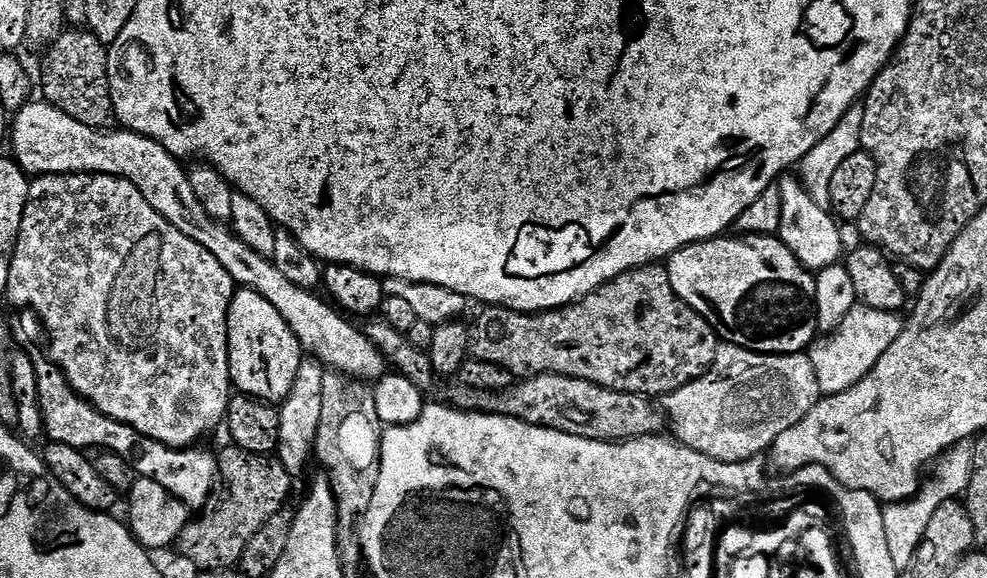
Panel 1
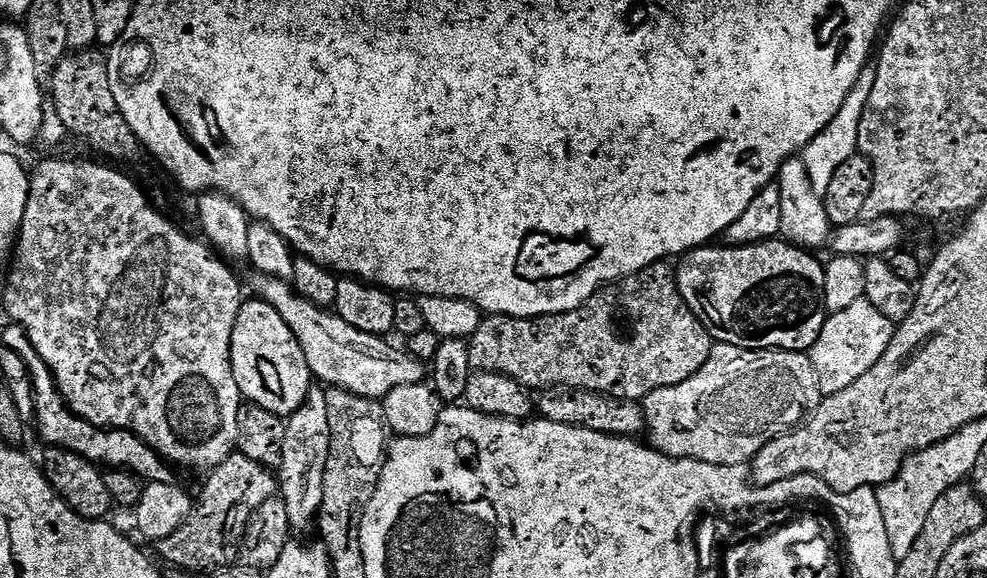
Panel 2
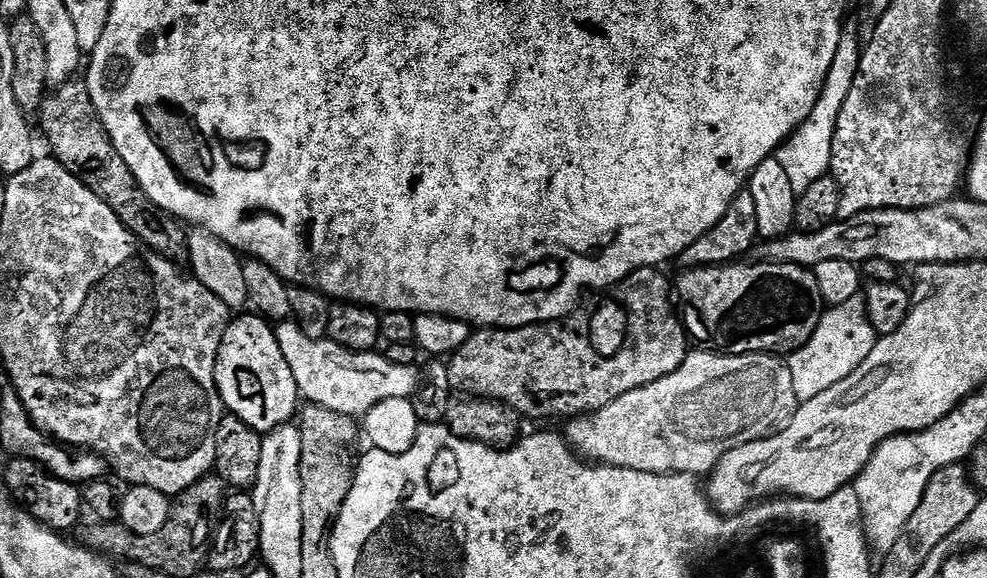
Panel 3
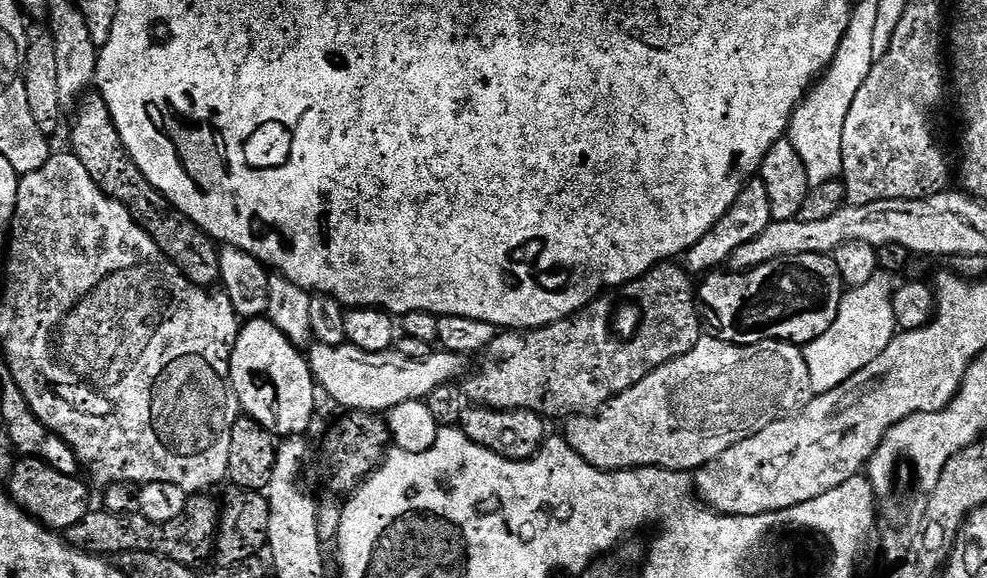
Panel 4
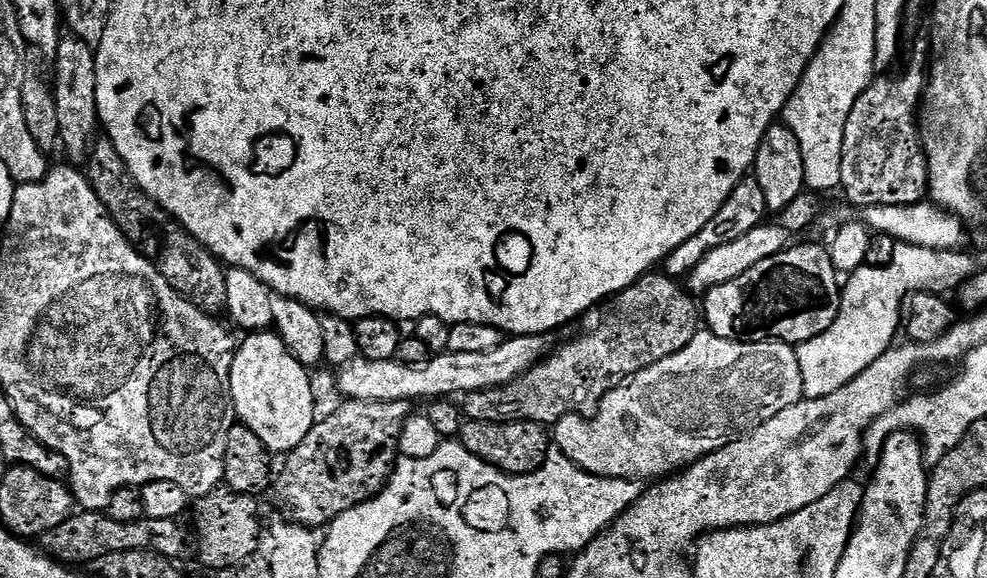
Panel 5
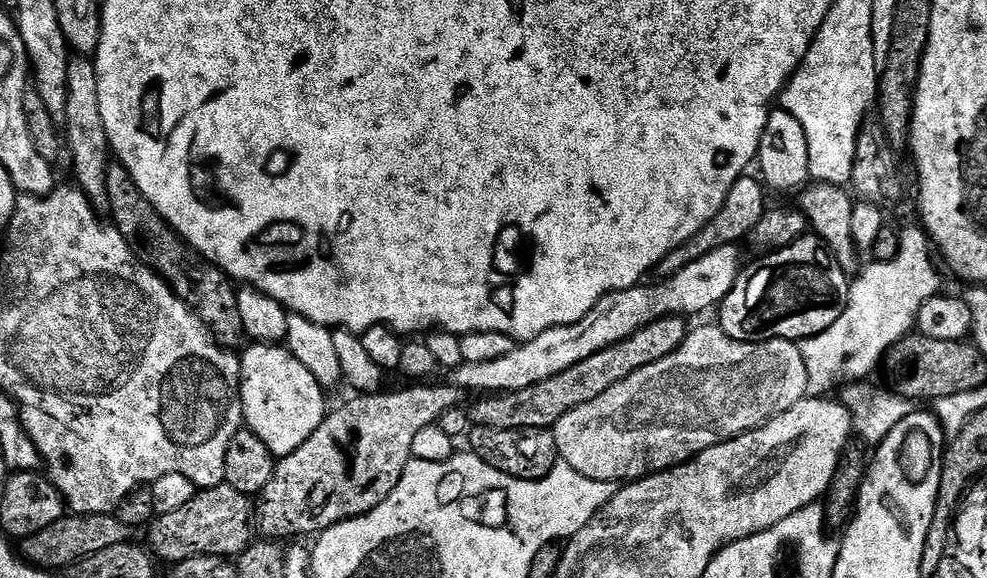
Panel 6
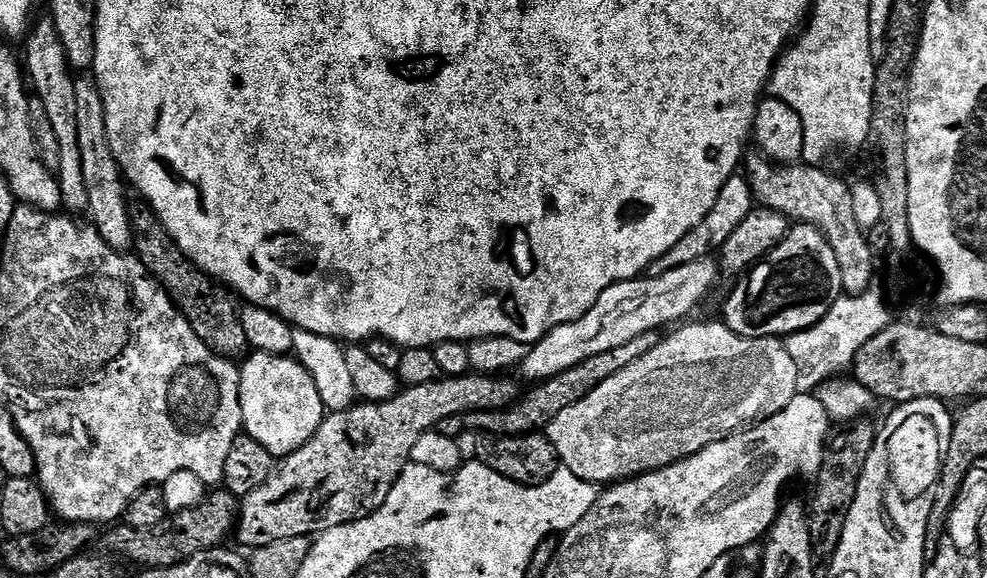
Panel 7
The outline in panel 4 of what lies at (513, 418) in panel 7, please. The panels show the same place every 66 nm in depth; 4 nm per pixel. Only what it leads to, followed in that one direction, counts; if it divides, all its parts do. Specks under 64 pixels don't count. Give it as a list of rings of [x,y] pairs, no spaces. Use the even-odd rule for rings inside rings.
[[[665,262],[656,265],[656,267],[650,269],[649,272],[644,272],[638,279],[632,280],[628,284],[622,284],[615,290],[605,291],[603,294],[597,296],[592,303],[581,308],[574,316],[568,316],[564,320],[559,320],[553,324],[547,324],[541,328],[501,331],[499,335],[497,335],[496,341],[486,350],[488,362],[484,363],[476,373],[473,371],[471,375],[463,381],[463,386],[466,390],[466,398],[477,408],[493,408],[494,410],[530,410],[545,418],[551,418],[551,416],[571,418],[573,416],[590,416],[599,413],[600,409],[603,408],[605,404],[611,402],[615,396],[622,395],[626,390],[630,390],[638,382],[642,382],[642,378],[646,378],[654,370],[658,370],[664,364],[669,364],[671,360],[676,360],[680,356],[685,356],[690,349],[697,347],[697,345],[701,343],[699,341],[701,309],[698,307],[698,292],[694,287],[694,284],[692,288],[692,280],[693,277],[685,272],[679,263]]]

